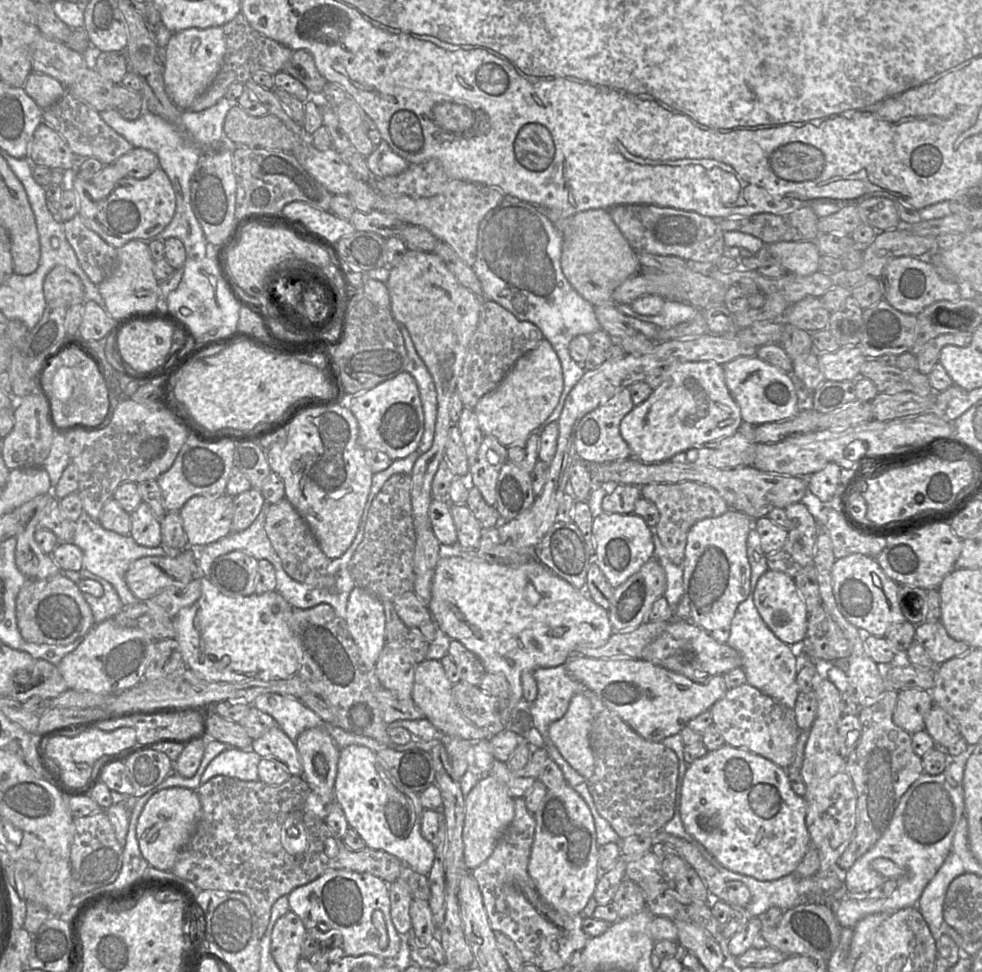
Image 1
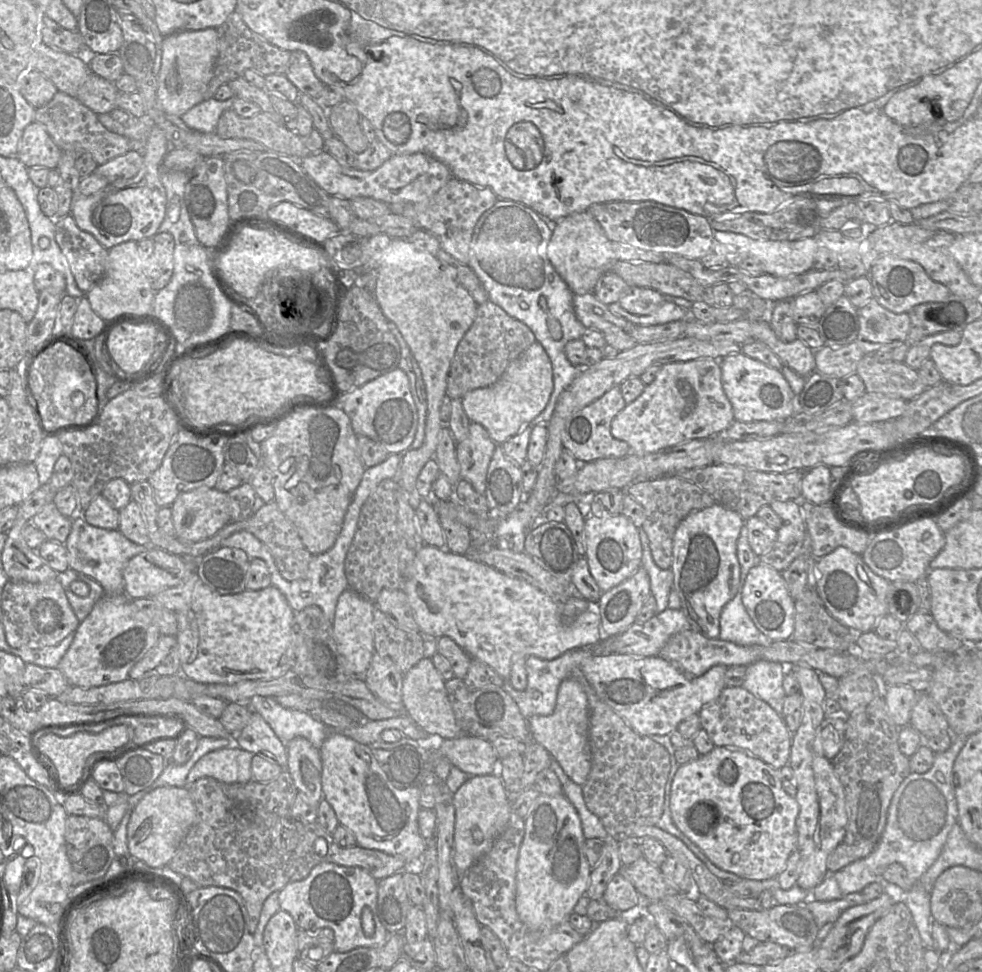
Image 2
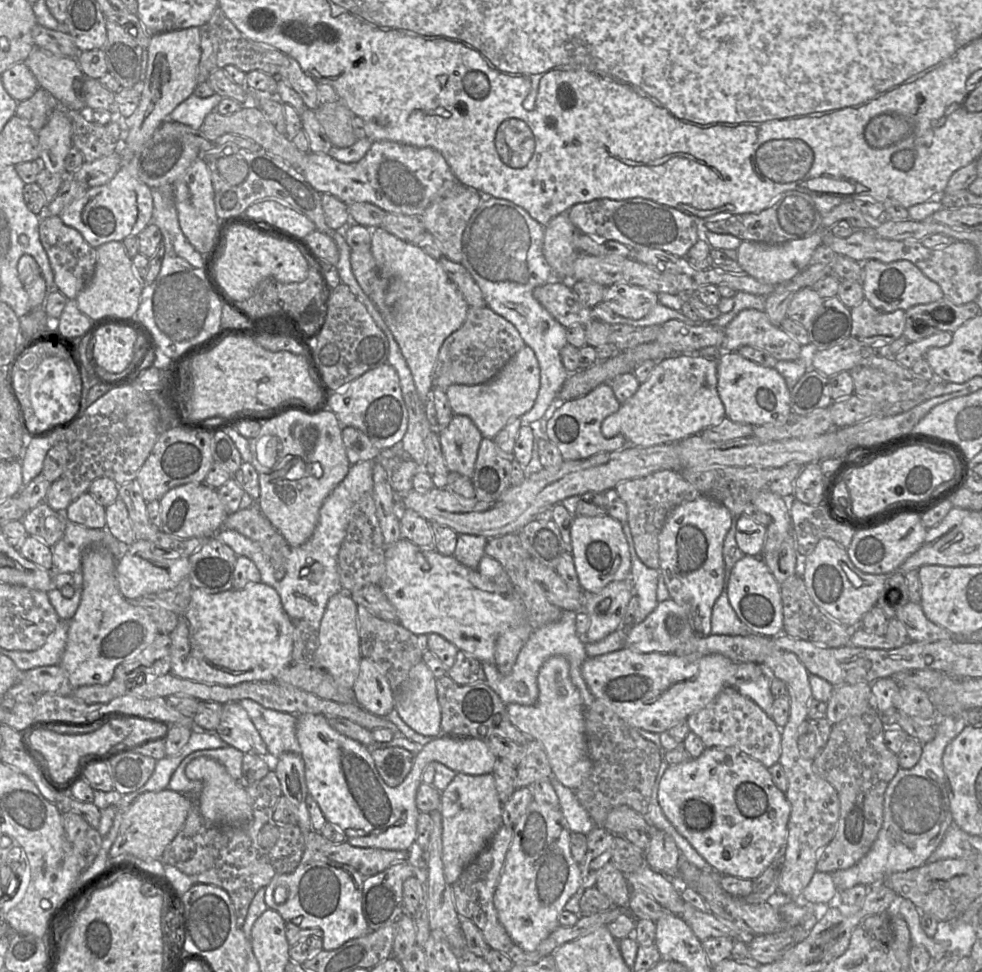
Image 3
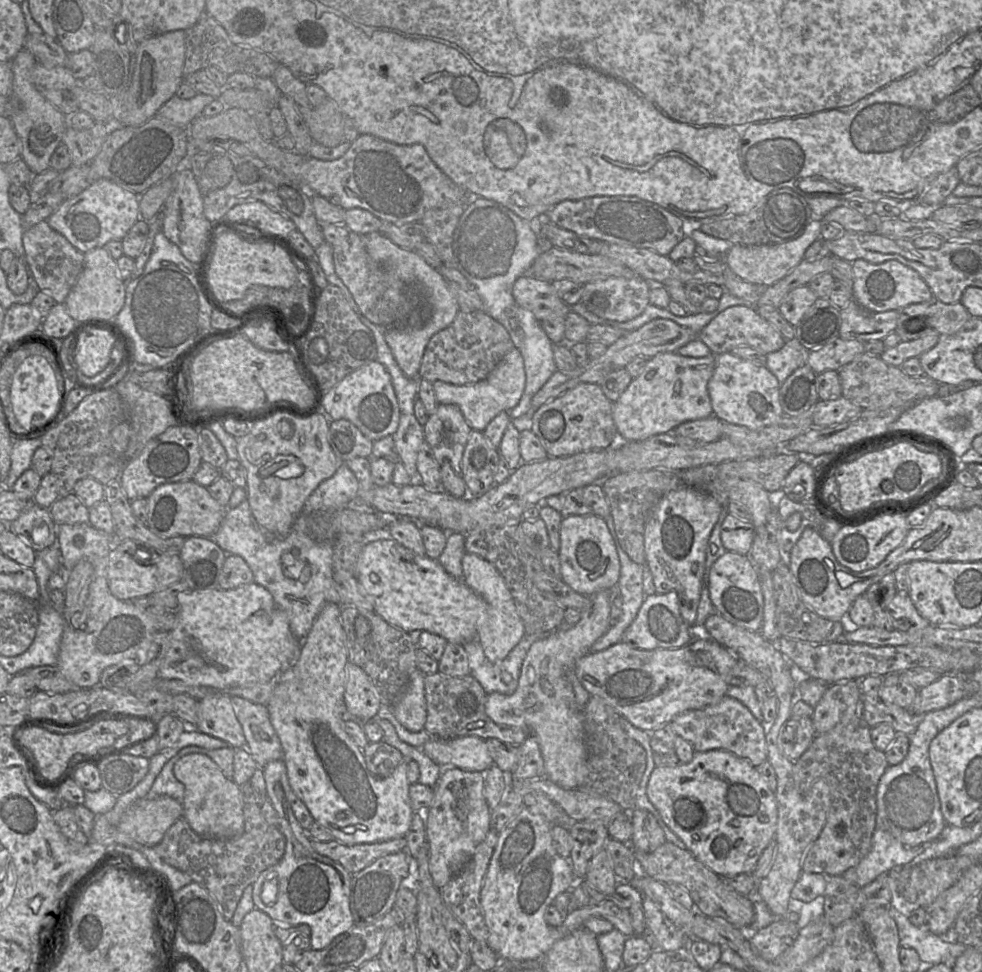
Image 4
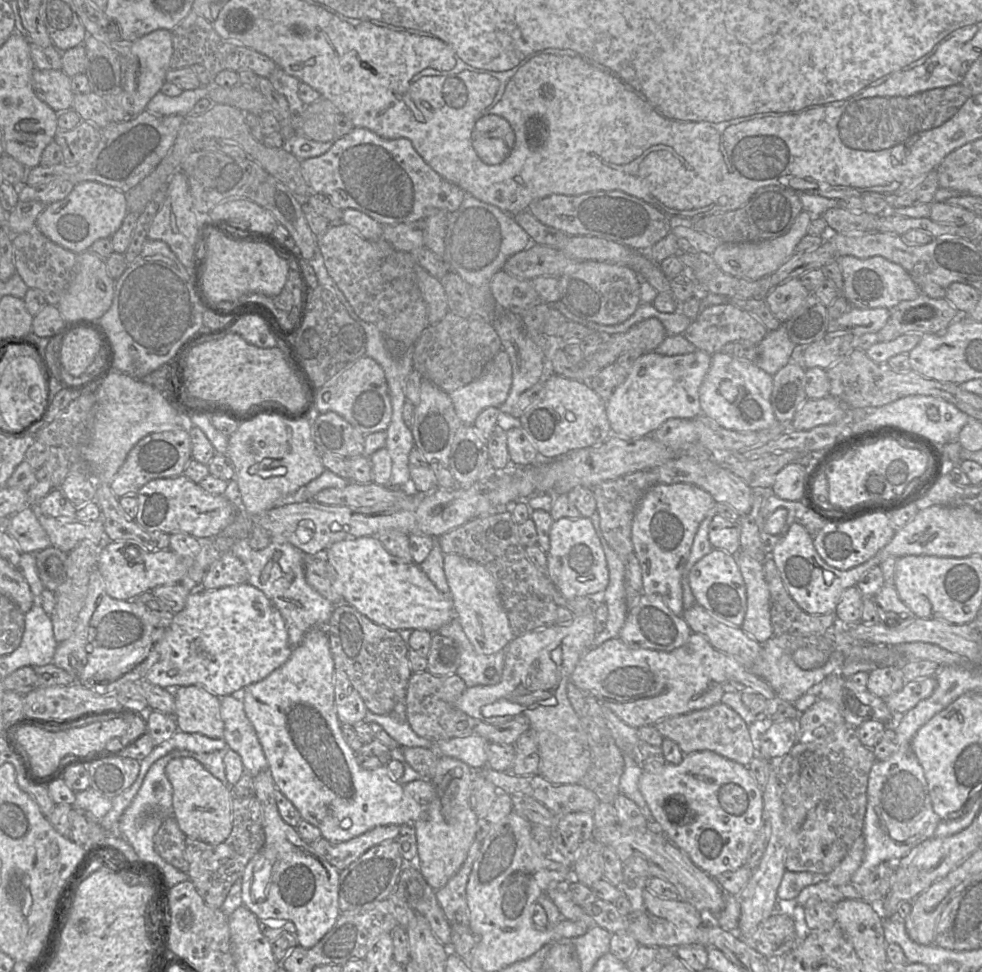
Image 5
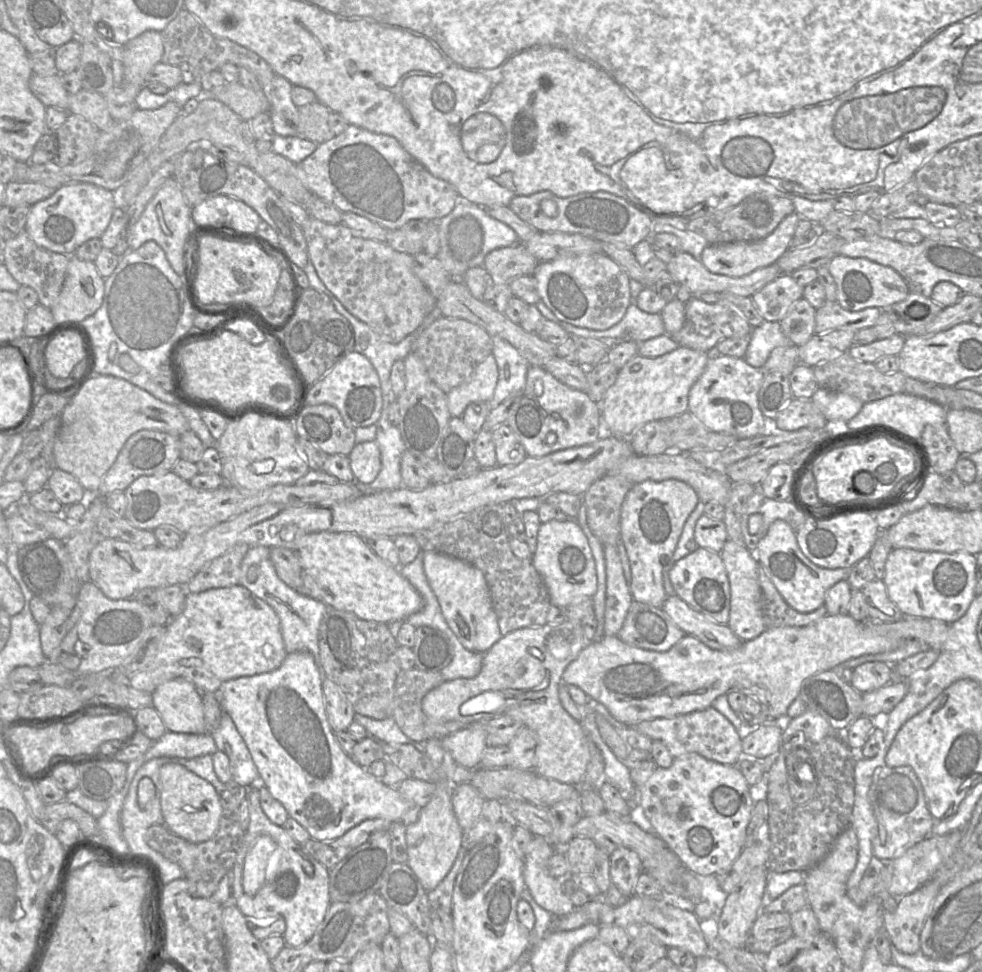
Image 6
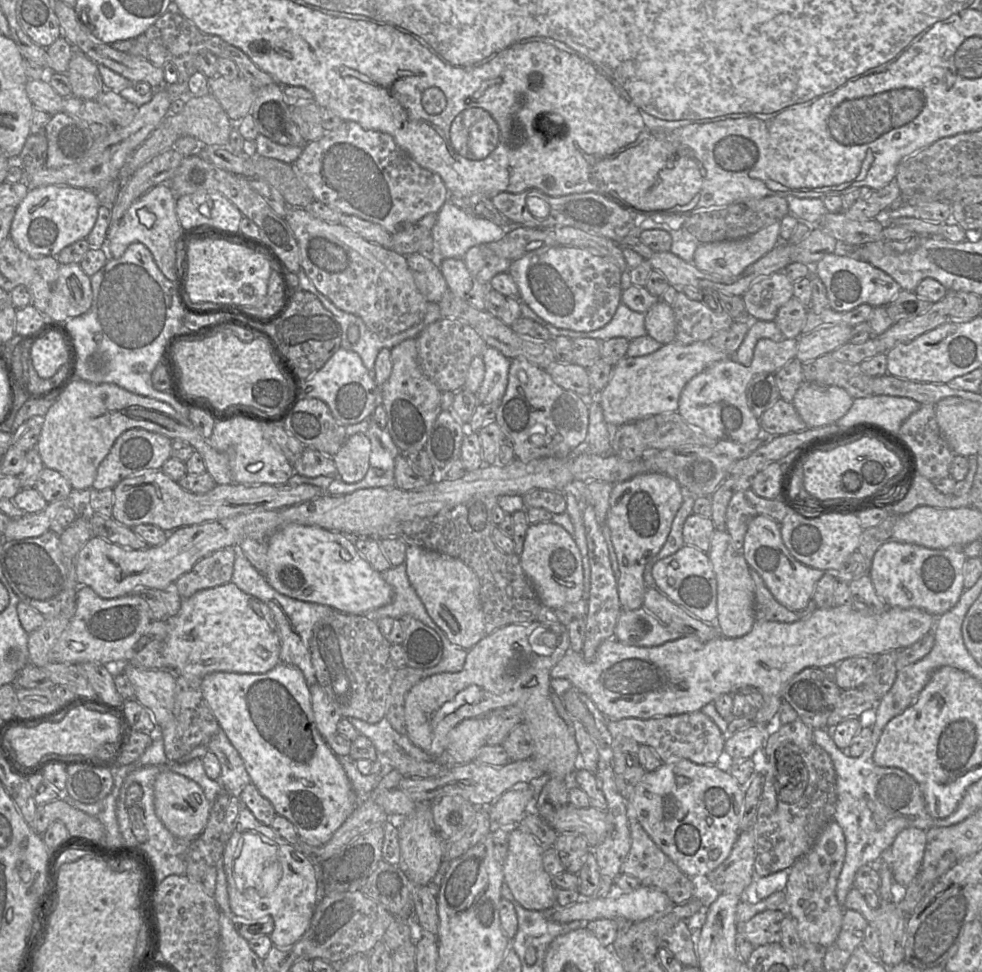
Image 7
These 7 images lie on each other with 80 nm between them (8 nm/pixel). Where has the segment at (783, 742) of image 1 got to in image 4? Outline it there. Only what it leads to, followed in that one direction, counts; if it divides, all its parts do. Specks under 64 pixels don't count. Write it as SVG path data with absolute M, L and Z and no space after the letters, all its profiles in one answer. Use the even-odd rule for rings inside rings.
M725 696L713 706L689 711L675 718L671 728L678 737L688 741L696 752L725 750L748 760L754 767L768 759L766 725L735 698Z

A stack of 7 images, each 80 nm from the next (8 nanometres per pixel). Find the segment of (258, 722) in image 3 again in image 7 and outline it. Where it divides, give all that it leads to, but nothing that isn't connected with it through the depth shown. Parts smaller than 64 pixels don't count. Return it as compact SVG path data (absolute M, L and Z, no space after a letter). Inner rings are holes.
M221 729L213 735L207 744L207 749L219 761L221 773L217 781L222 789L238 797L243 788L251 783L238 751Z

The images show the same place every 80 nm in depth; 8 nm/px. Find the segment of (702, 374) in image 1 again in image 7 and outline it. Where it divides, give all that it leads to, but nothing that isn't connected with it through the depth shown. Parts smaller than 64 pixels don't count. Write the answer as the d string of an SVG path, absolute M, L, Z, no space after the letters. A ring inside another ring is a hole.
M676 341L664 344L657 351L645 356L625 357L613 366L613 372L608 384L596 395L604 419L610 427L617 427L648 416L676 412L685 385L712 364L729 358L730 355L715 348L708 342L682 344Z

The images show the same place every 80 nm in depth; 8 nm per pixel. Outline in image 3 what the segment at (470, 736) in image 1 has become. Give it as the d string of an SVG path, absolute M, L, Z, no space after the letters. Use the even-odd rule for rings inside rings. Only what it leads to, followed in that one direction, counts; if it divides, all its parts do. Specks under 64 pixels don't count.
M421 660L413 666L395 695L394 711L414 731L441 736L441 709L436 677Z

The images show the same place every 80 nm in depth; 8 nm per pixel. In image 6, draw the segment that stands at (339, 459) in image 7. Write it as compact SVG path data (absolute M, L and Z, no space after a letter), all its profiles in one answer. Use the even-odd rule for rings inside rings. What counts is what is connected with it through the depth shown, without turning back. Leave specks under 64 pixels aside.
M375 441L356 443L347 457L356 482L370 483L380 472L380 450Z

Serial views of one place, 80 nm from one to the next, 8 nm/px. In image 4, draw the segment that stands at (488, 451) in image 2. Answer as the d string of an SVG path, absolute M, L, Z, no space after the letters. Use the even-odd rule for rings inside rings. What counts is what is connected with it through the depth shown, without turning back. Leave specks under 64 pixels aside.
M439 404L423 425L425 443L440 465L449 465L461 475L461 459L473 429L457 406Z

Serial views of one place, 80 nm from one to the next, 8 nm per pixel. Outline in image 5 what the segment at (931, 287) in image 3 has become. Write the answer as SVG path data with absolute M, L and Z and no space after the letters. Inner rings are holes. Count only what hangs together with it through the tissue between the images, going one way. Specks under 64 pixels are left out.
M838 256L837 263L843 275L843 296L855 307L891 309L903 301L914 300L921 294L909 273L885 258Z

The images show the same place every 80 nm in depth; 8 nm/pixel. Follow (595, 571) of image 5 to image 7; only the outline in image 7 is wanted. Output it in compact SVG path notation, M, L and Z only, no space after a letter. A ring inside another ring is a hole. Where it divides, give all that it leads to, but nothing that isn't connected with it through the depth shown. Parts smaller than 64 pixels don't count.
M552 521L530 524L519 558L544 607L555 609L585 599L583 557L575 538L563 526Z

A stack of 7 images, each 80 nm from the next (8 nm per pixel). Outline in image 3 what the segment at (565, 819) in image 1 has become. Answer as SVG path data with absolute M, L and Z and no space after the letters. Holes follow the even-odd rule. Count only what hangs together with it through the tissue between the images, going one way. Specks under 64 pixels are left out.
M532 800L525 813L513 825L513 837L506 853L504 867L494 893L494 906L500 923L511 939L523 950L534 951L555 930L559 914L581 886L581 872L571 854L570 835L566 820L559 808Z

